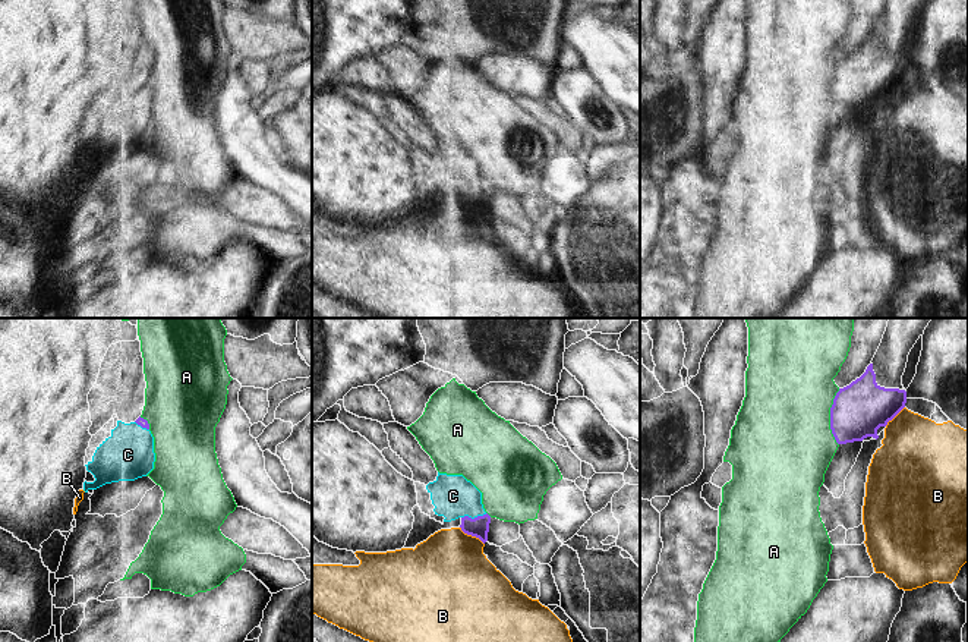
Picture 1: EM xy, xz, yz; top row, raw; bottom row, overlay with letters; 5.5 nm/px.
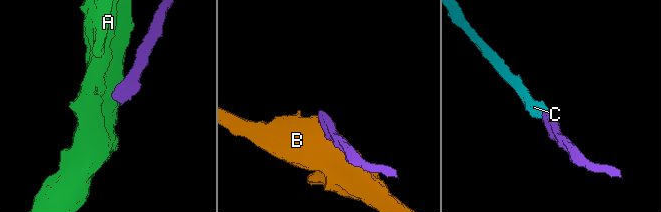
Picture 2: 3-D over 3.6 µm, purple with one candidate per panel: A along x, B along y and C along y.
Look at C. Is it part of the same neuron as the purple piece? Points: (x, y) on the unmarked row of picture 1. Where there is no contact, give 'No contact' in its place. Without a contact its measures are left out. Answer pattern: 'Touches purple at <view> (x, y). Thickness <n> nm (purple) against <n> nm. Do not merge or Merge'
Touches purple at xz (475, 189). Thickness 110 nm (purple) against 240 nm. Merge

